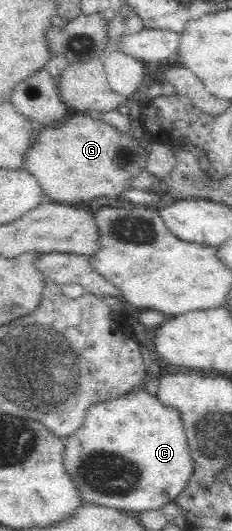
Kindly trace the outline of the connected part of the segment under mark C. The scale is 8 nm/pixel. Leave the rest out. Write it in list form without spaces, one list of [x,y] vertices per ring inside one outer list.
[[[144,387],[89,407],[81,431],[66,437],[63,459],[69,463],[69,471],[73,471],[73,479],[77,479],[81,491],[85,491],[85,503],[113,507],[126,513],[160,508],[176,501],[195,471],[181,413],[175,407],[159,403],[157,396]]]

